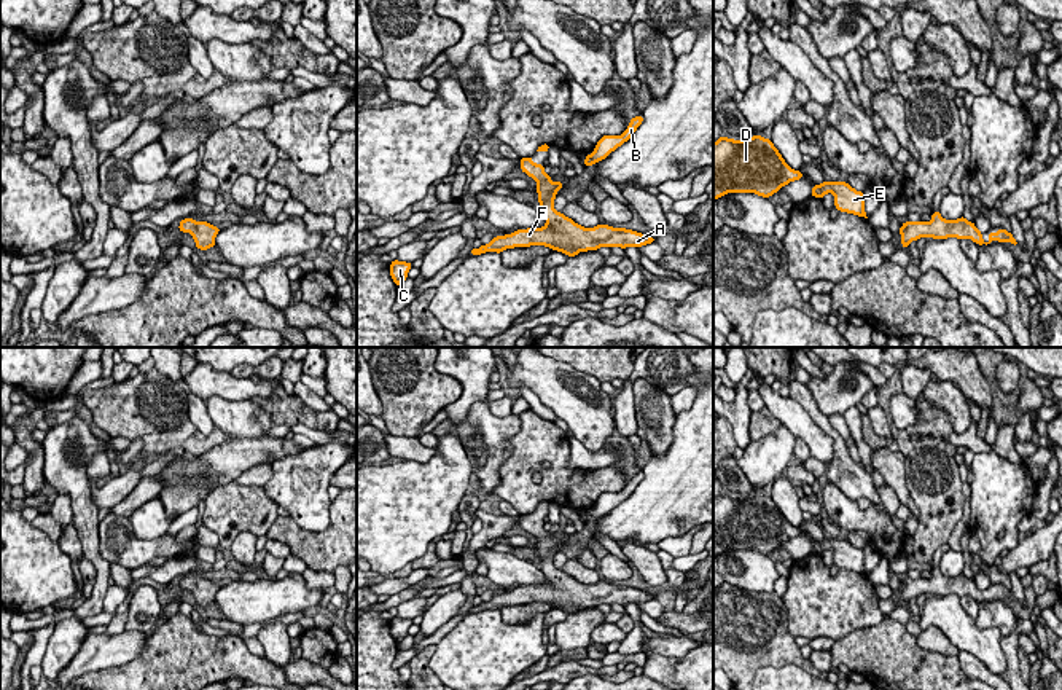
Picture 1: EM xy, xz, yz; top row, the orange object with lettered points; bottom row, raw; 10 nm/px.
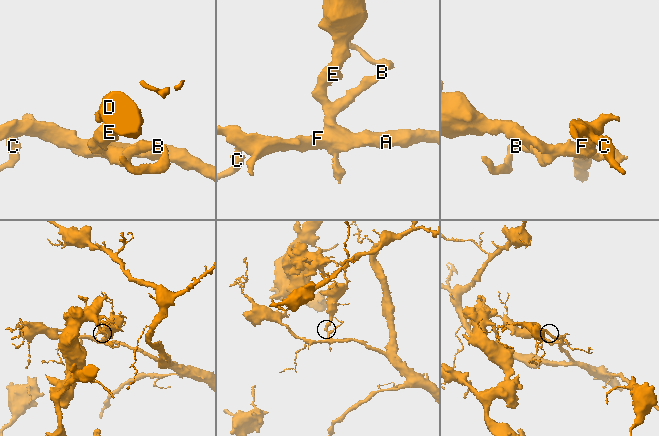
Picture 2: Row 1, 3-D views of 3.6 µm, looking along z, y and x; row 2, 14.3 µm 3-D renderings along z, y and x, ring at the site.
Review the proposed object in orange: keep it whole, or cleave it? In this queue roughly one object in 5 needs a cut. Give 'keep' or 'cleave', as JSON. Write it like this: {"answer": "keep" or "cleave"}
{"answer": "keep"}

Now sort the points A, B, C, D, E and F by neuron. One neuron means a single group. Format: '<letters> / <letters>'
A B C D E F

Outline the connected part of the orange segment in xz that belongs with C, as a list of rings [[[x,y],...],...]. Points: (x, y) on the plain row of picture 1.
[[[393,617],[390,620],[390,634],[393,636],[396,644],[408,636],[408,629],[411,625],[412,625],[412,620],[406,620],[406,618]]]

